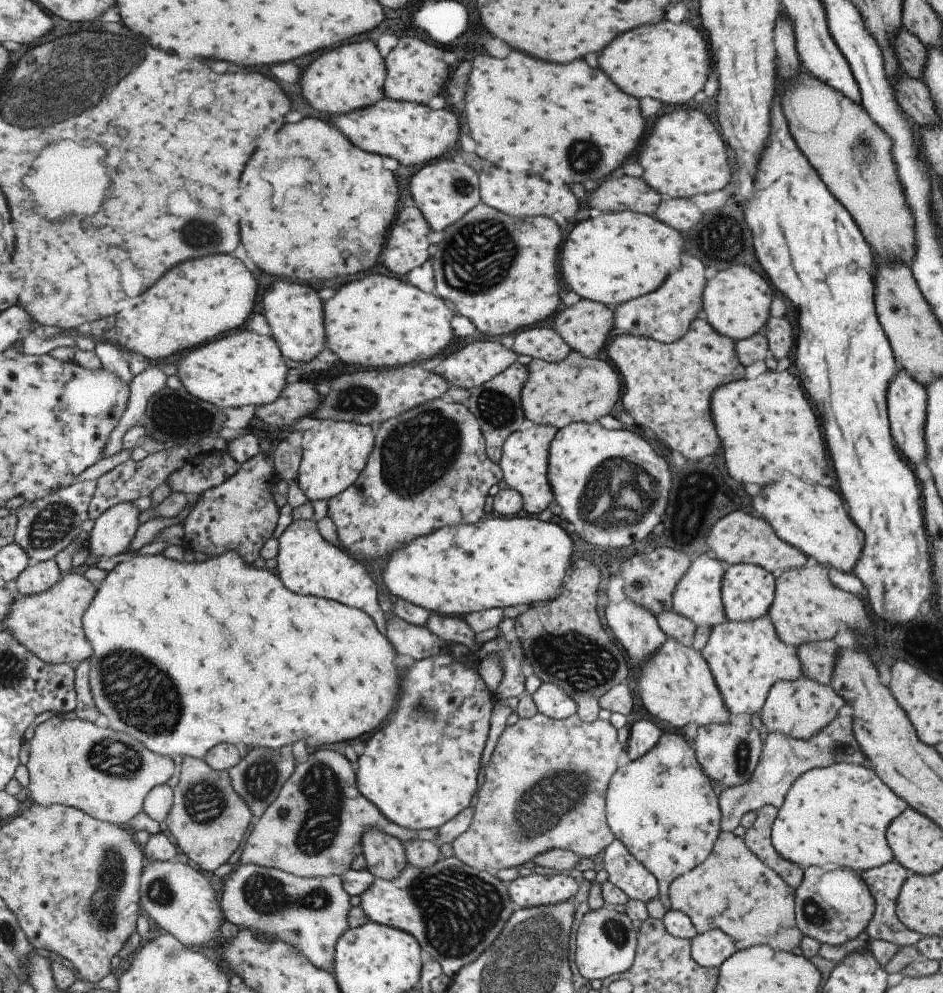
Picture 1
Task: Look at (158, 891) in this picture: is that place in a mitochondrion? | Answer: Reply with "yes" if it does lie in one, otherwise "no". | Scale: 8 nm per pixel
yes

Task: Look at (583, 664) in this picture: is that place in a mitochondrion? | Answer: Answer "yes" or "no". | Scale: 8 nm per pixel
yes

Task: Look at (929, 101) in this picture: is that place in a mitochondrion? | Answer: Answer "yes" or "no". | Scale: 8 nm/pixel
no

